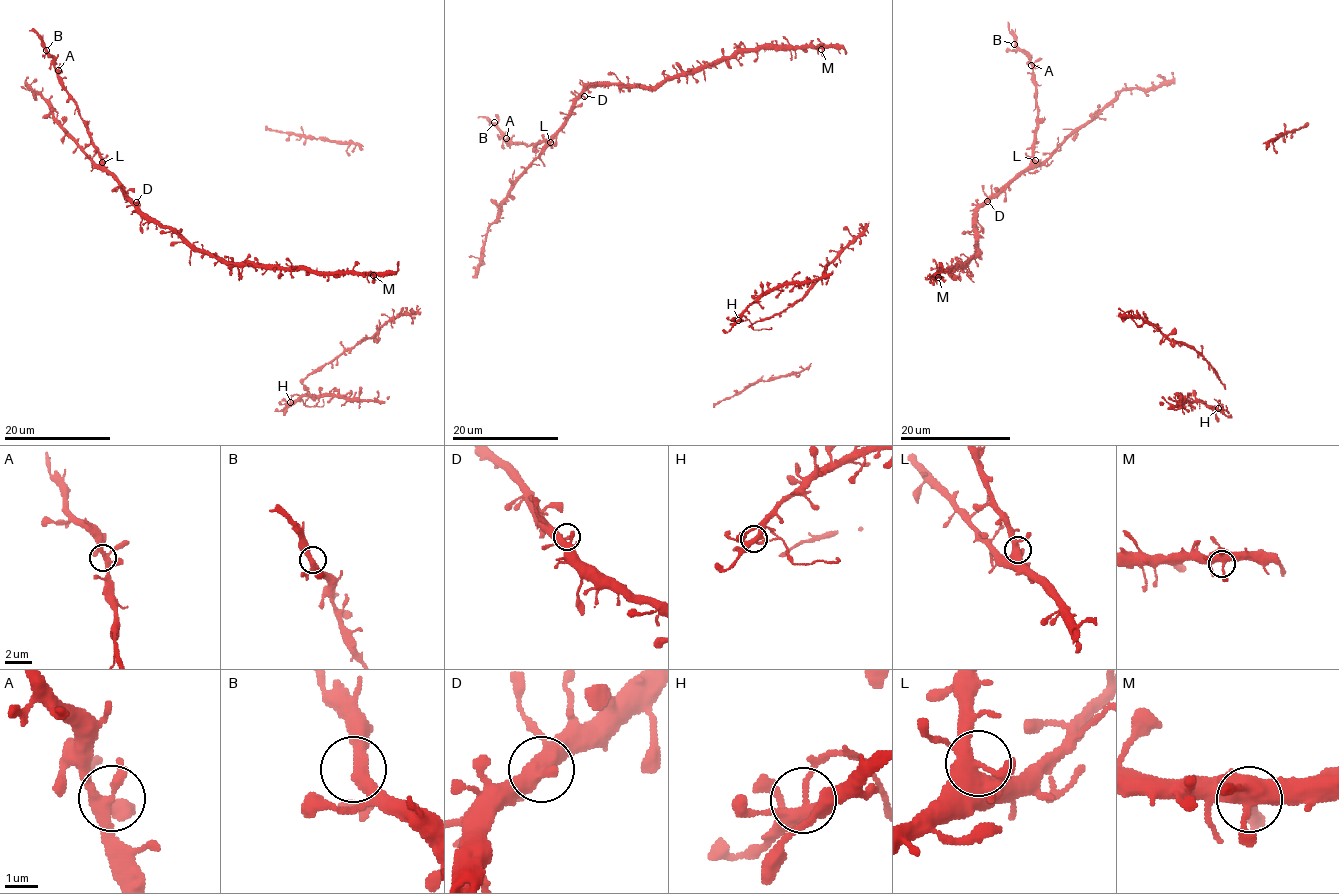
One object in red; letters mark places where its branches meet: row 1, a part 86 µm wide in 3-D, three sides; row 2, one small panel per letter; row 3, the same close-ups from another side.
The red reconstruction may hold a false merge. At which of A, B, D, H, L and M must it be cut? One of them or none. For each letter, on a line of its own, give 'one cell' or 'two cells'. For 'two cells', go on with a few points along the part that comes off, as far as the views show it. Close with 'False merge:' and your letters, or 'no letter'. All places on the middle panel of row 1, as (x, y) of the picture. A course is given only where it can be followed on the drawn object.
A: one cell
B: one cell
D: one cell
H: two cells; course (737, 320), (748, 320), (755, 329), (771, 327)
L: one cell
M: one cell
False merge: H

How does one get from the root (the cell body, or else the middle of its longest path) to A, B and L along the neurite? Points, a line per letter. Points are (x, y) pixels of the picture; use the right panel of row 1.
A: (938, 274), (959, 267), (977, 252), (975, 212), (996, 197), (1031, 161), (1038, 116), (1036, 84), (1031, 65)
B: (938, 274), (959, 267), (977, 252), (975, 212), (1031, 161), (1038, 116), (1036, 84), (1029, 59), (1014, 44)
L: (938, 274), (959, 267), (977, 252), (975, 212), (1003, 192), (1035, 160)

